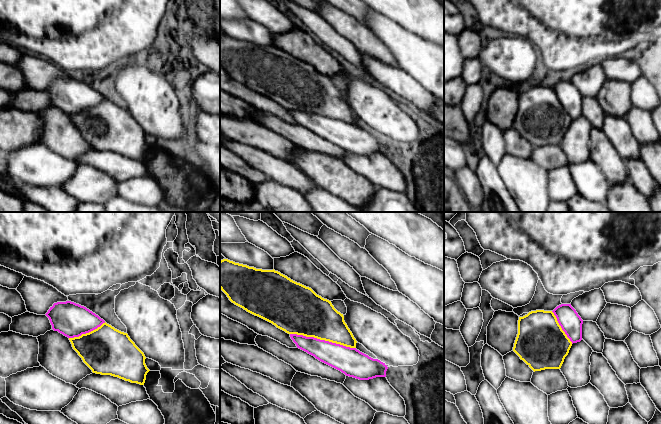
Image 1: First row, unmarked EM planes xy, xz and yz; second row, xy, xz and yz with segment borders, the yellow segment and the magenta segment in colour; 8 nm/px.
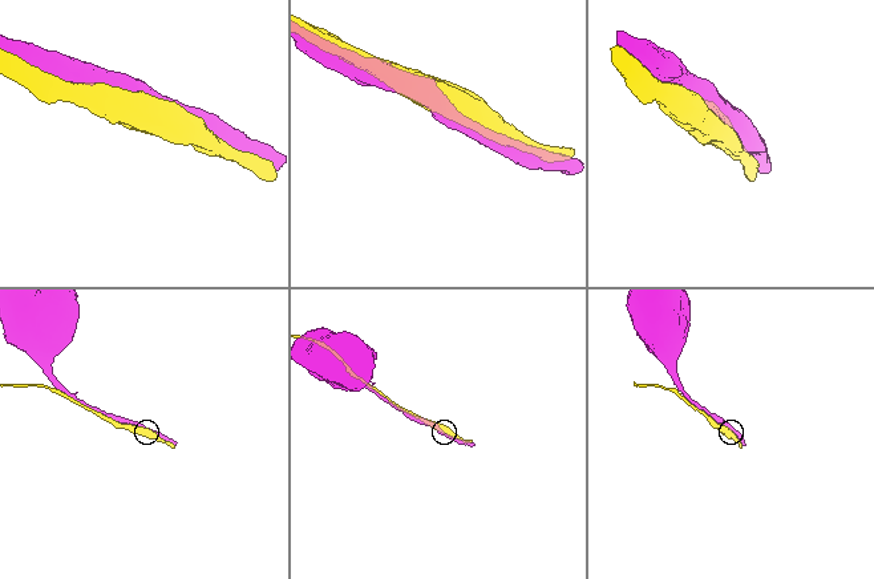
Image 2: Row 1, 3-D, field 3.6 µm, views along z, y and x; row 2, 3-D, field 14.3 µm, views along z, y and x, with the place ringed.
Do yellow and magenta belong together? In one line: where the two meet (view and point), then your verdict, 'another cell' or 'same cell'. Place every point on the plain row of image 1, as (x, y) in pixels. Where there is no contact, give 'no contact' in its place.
xz (323, 115) | another cell

